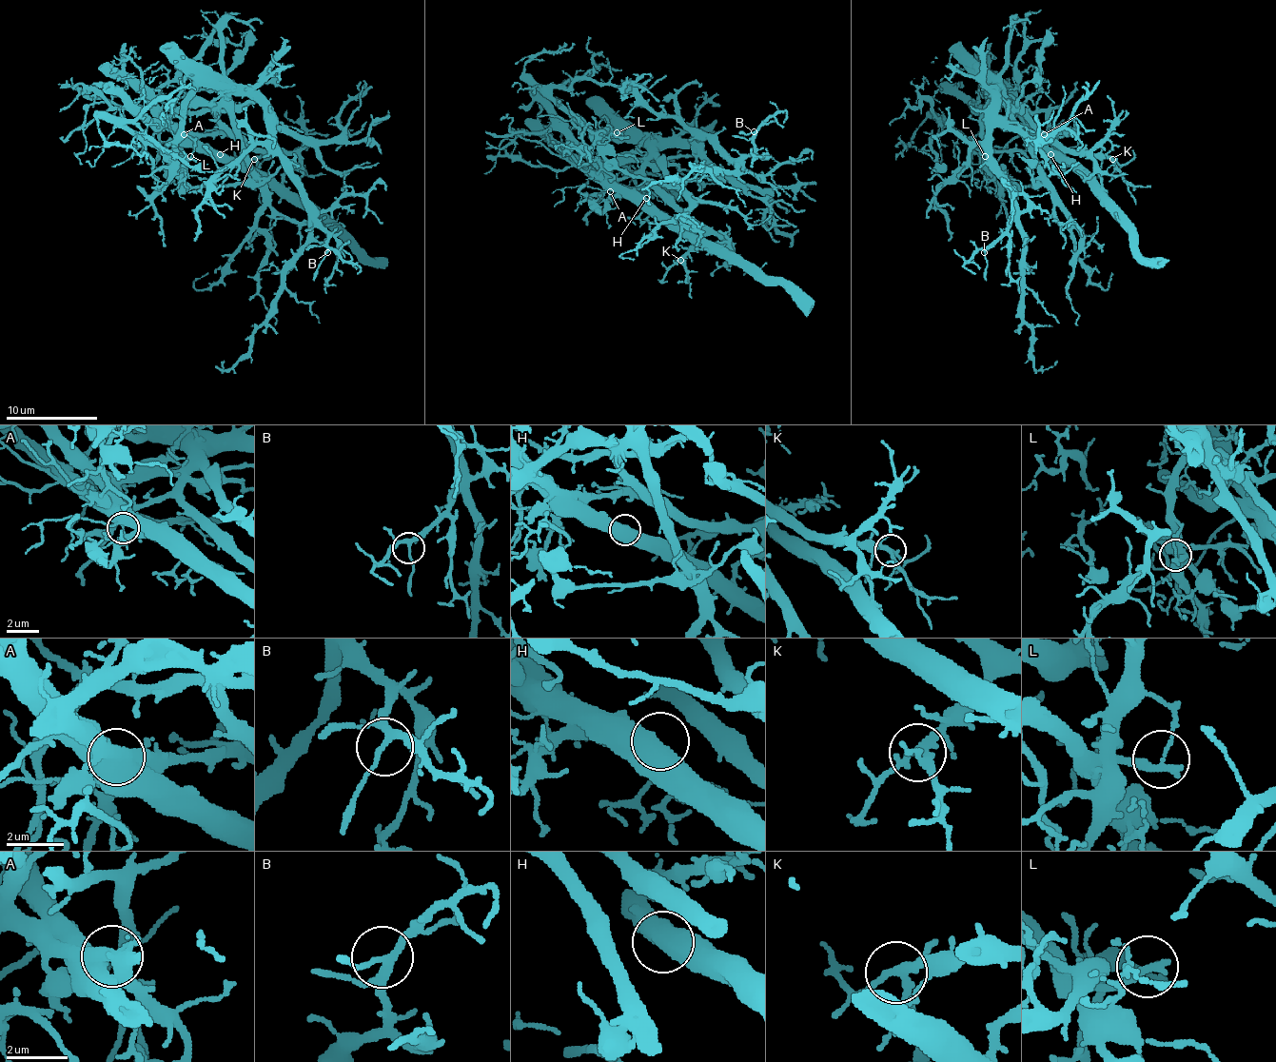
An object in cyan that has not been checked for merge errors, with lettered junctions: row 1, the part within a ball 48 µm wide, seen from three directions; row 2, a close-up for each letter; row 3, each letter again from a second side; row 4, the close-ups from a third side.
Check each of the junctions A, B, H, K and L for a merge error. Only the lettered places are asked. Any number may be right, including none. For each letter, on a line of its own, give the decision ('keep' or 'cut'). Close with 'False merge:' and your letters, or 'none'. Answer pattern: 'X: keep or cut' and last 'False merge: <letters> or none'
A: cut
B: keep
H: keep
K: keep
L: cut
False merge: A, L

